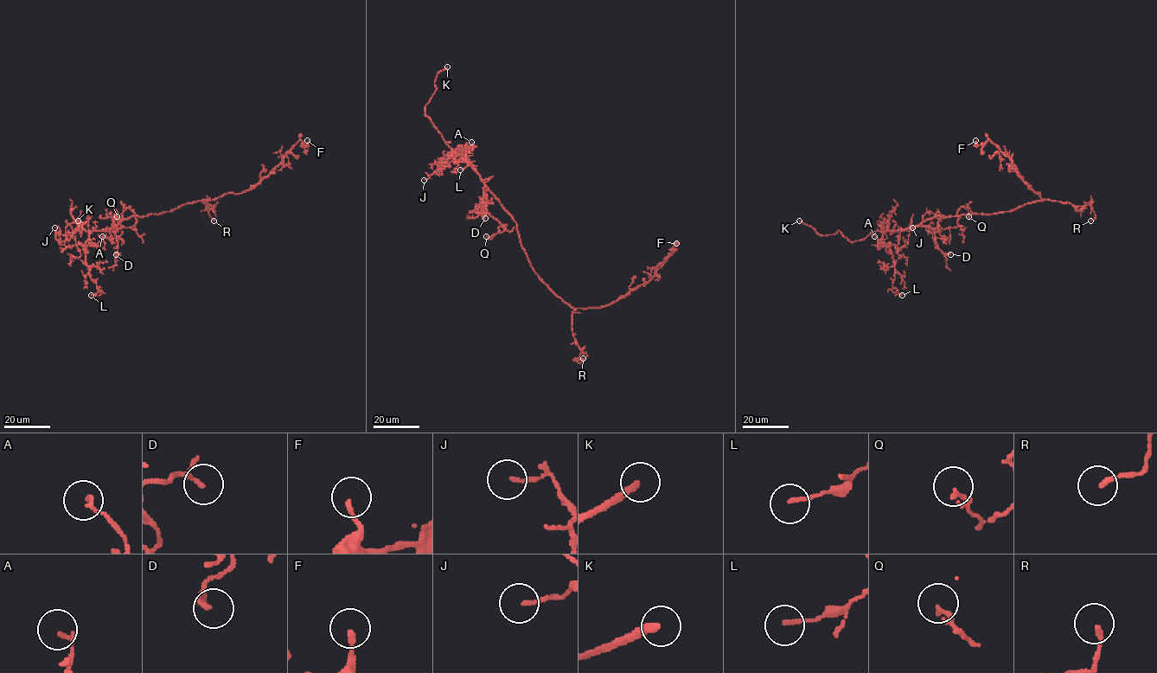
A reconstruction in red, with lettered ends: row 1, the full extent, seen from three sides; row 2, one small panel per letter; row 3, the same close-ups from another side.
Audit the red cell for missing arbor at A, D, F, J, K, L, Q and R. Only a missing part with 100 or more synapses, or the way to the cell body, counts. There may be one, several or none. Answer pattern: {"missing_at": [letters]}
{"missing_at": ["K"]}

